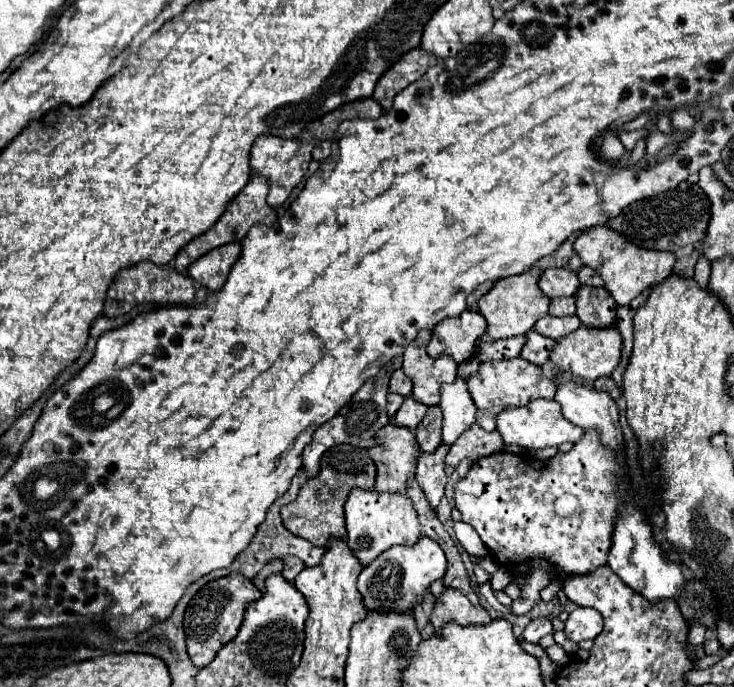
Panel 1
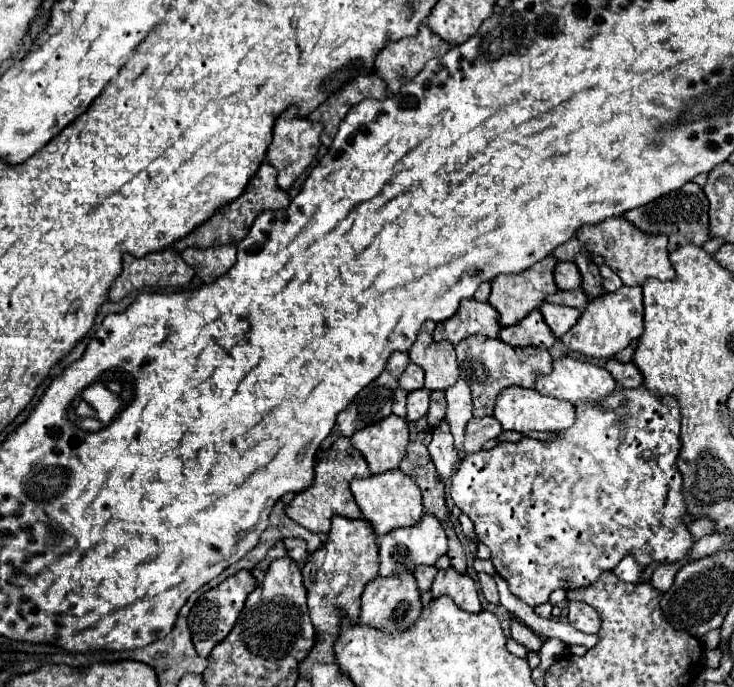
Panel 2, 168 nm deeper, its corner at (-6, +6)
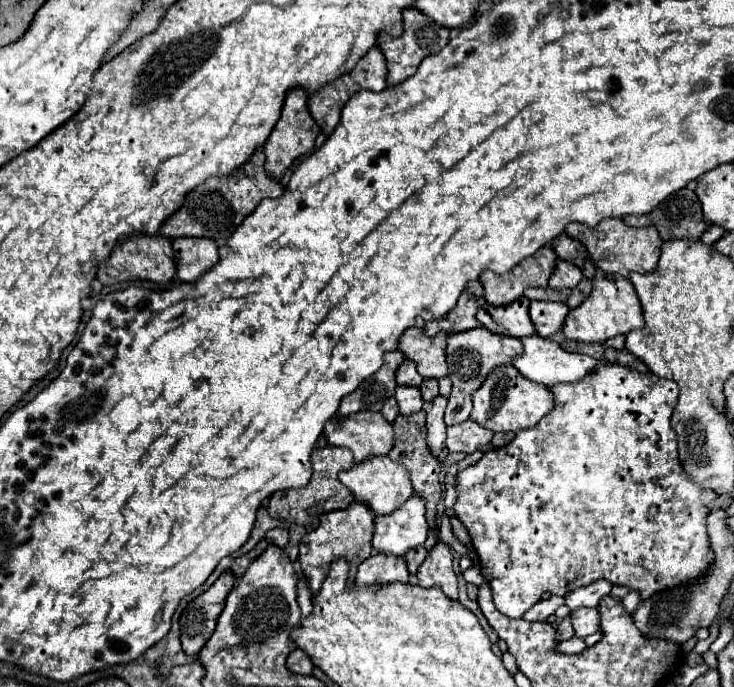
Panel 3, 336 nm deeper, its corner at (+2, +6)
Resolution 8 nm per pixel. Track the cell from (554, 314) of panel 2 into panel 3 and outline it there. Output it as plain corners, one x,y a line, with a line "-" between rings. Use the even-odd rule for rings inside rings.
533,300
529,306
529,316
537,328
537,334
543,338
551,338
555,332
563,328
569,306
565,302
539,302

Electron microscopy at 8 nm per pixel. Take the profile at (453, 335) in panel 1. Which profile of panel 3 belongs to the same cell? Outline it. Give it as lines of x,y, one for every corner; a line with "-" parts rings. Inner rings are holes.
463,292
459,296
457,306
443,318
443,320
433,320
425,326
425,330
429,330
427,334
433,336
437,332
447,332
447,334
457,334
469,328
479,328
481,324
475,318
475,312
485,304
483,298
475,298
469,292

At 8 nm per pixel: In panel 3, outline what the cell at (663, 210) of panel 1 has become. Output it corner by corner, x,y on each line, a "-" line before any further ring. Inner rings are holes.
683,188
643,216
625,216
629,226
655,226
661,240
697,240
709,228
695,192

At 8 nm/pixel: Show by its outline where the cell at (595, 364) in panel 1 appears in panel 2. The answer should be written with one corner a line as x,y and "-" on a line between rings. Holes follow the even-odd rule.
621,286
617,292
609,292
587,304
577,324
561,336
561,342
569,350
583,352
589,358
613,358
631,340
643,334
643,292
641,286

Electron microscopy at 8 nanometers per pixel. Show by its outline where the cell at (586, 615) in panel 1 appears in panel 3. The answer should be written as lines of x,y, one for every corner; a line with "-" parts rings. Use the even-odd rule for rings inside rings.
579,608
577,612
569,612
569,618
579,638
585,638
599,630
599,614
595,608

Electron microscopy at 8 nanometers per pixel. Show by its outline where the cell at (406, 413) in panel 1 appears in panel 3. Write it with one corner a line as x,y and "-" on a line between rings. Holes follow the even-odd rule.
397,386
395,398
397,398
397,404
399,404
399,412
401,414
413,414
413,412
417,412
417,410
423,408
423,398
421,398
419,388

